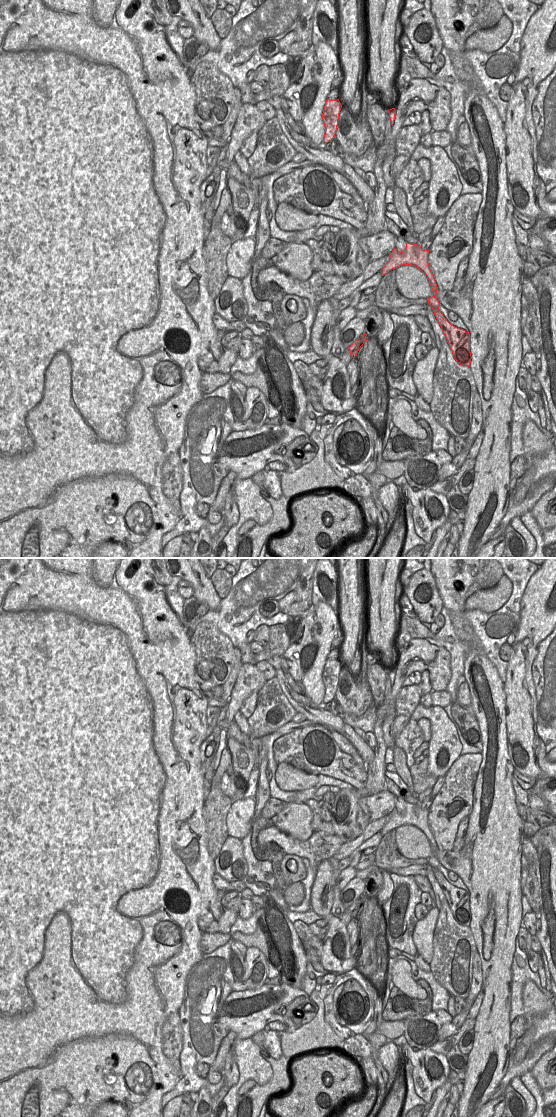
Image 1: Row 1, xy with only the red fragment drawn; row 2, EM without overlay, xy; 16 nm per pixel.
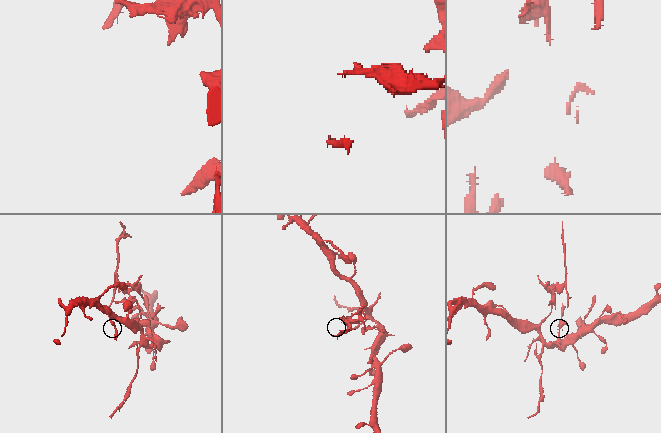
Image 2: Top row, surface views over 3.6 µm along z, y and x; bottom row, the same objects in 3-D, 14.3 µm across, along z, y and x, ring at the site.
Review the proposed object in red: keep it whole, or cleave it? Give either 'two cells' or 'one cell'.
one cell

